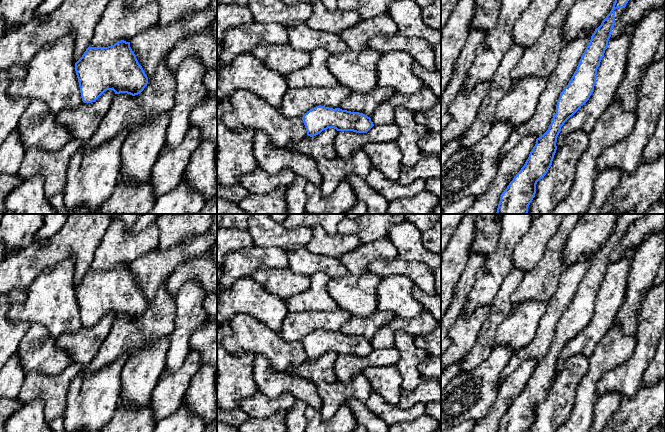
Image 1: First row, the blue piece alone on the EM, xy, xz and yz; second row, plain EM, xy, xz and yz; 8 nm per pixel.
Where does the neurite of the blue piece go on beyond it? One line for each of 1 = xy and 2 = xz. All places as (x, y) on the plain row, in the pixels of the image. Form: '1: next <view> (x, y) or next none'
1: next none
2: next none

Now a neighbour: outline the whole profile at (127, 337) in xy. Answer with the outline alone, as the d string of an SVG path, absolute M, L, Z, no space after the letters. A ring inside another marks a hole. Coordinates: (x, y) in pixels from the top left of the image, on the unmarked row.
M165 282L140 318L115 318L95 357L83 365L83 372L92 374L125 355L129 359L151 343L169 337L175 328L176 310L175 297L169 294Z

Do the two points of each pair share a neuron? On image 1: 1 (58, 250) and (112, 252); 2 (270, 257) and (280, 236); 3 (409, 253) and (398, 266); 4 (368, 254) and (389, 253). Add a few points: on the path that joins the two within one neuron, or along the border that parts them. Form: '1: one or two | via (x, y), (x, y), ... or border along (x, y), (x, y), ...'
1: two | border along (106, 230), (89, 269)
2: two | border along (255, 245), (279, 247), (286, 251)
3: two | border along (399, 257), (405, 260), (420, 261), (427, 265)
4: one | via (373, 253), (384, 253)

